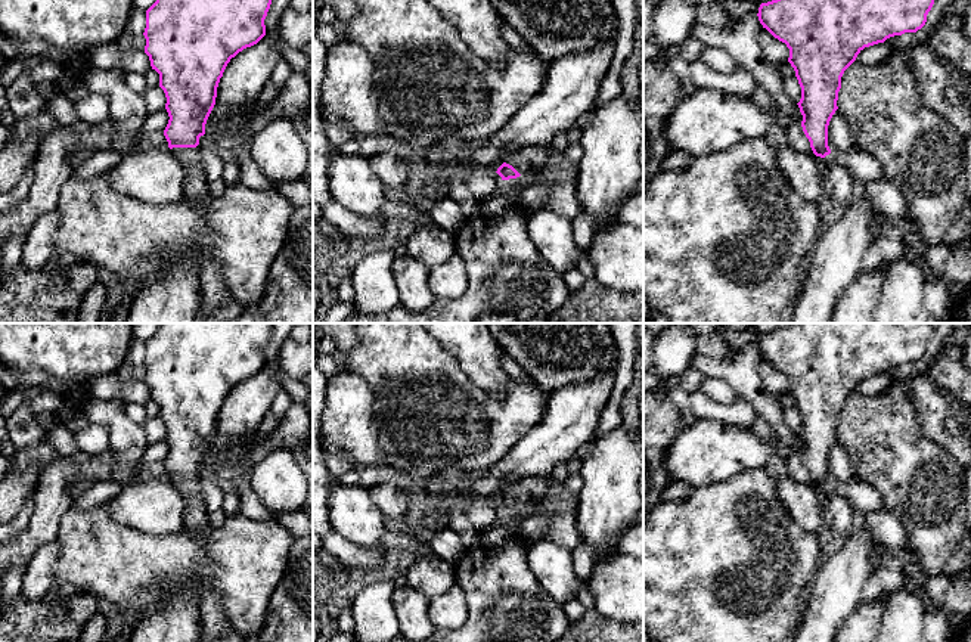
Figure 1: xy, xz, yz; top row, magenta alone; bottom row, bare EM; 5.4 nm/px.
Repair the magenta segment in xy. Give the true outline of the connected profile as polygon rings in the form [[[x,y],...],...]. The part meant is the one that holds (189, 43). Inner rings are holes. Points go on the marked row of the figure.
[[[156,0],[146,10],[145,53],[159,74],[170,117],[164,136],[187,171],[183,199],[196,211],[204,211],[211,199],[196,146],[215,105],[220,78],[232,58],[266,35],[270,4],[272,0]]]

